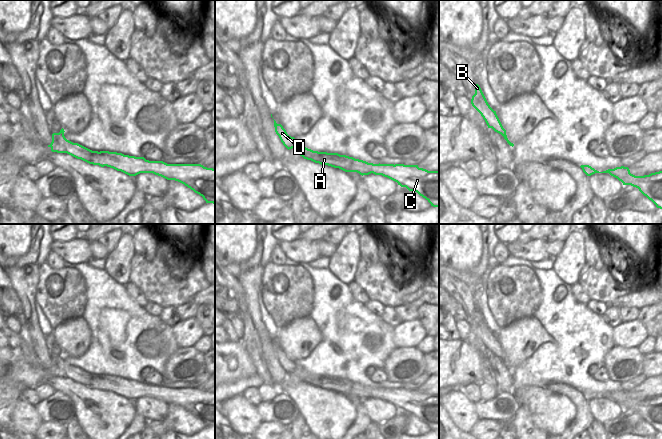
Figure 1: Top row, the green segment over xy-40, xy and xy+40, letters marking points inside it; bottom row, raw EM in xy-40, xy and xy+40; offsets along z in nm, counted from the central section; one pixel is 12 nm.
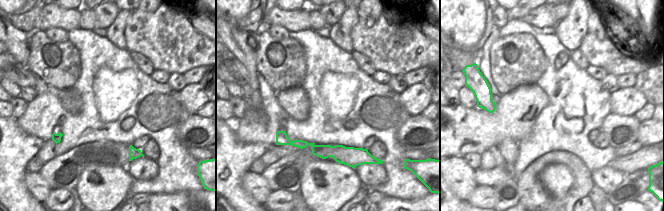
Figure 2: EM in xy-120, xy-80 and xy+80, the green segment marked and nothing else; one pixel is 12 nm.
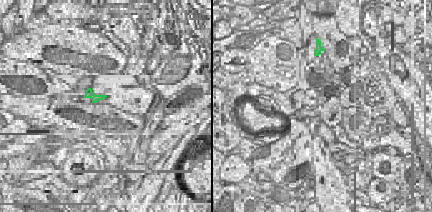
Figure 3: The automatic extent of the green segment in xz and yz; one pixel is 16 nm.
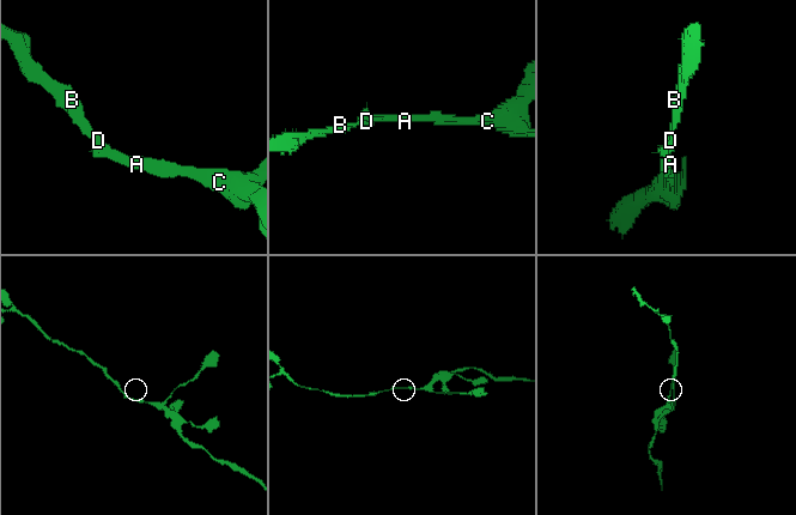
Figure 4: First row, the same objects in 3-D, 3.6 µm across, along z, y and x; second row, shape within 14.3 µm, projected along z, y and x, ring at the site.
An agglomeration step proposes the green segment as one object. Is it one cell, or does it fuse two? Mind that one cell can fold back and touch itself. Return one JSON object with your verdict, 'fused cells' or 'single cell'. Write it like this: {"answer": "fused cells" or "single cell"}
{"answer": "single cell"}

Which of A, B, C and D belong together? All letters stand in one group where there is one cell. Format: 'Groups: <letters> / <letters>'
Groups: A B C D

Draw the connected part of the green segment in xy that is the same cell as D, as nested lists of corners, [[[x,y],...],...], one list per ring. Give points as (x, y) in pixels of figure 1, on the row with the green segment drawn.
[[[275,120],[274,127],[276,134],[279,136],[281,142],[288,150],[296,148],[298,146],[298,143],[296,142],[295,138],[289,136],[283,126],[281,124],[277,124]]]

